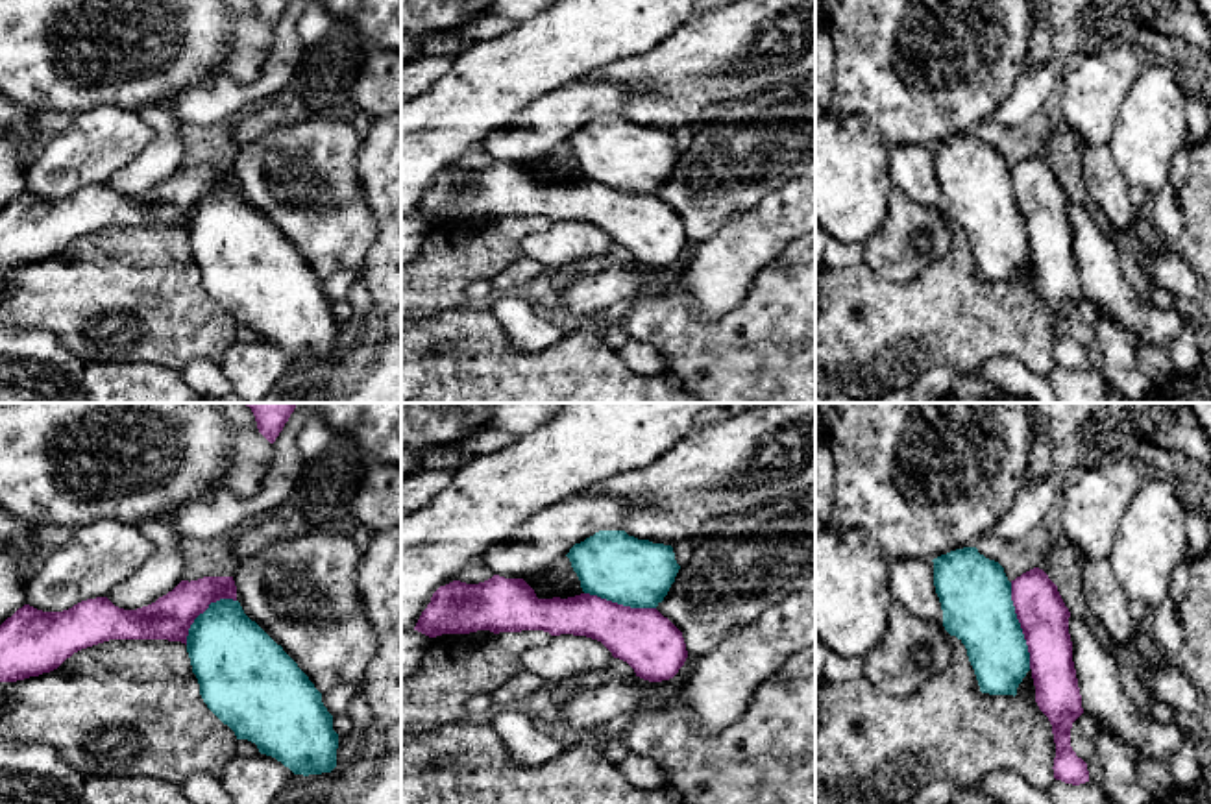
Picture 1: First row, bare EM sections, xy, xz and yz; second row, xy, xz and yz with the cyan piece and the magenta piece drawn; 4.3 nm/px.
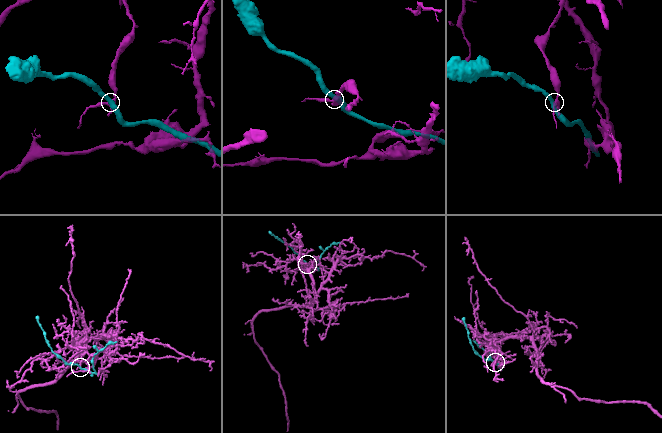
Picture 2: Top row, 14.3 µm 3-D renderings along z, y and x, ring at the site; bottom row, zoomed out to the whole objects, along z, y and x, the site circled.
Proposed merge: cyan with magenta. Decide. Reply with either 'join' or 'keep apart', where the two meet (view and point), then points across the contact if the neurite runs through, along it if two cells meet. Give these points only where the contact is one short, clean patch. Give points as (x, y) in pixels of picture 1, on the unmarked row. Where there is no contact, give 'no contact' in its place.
keep apart; contact yz (1019, 211)

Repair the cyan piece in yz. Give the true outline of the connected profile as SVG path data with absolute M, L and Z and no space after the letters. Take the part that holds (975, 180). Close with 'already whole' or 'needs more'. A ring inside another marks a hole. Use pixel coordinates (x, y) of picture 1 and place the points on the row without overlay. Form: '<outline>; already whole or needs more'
M976 133L932 148L943 213L965 231L980 277L1015 283L1030 257L1030 238L1004 153Z; already whole

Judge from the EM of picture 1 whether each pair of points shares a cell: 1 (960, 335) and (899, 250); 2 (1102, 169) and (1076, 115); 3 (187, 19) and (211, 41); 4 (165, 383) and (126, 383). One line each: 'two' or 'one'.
1: two
2: two
3: one
4: one

